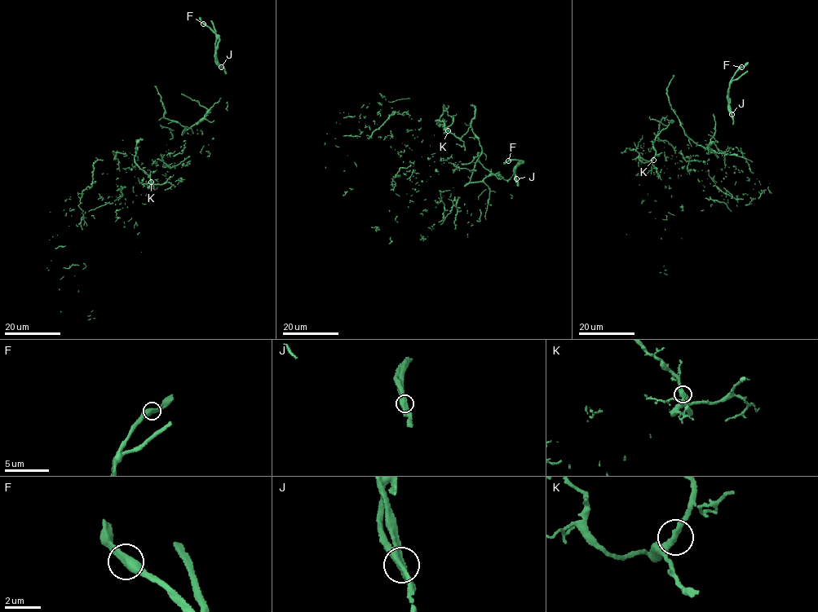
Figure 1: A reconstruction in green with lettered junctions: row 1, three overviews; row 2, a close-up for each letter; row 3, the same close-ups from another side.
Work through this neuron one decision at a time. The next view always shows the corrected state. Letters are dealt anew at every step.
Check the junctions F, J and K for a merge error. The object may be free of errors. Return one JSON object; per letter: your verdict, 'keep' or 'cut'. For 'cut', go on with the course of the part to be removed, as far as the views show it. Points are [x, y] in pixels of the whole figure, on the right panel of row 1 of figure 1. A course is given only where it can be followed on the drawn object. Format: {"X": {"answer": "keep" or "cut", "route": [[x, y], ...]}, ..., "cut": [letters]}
{"F": {"answer": "keep"}, "J": {"answer": "cut", "route": [[731, 114], [728, 109], [729, 84], [740, 68], [748, 62]]}, "K": {"answer": "keep"}, "cut": ["J"]}

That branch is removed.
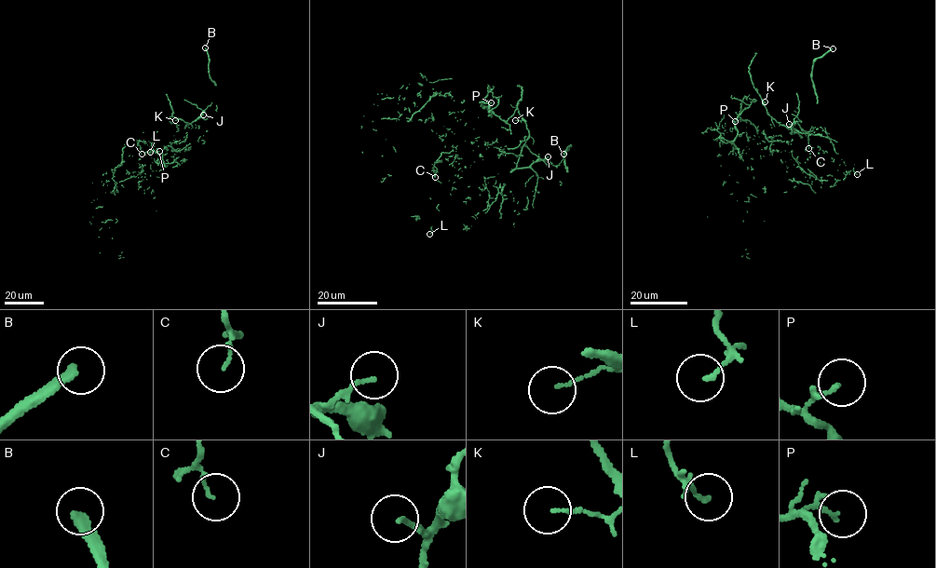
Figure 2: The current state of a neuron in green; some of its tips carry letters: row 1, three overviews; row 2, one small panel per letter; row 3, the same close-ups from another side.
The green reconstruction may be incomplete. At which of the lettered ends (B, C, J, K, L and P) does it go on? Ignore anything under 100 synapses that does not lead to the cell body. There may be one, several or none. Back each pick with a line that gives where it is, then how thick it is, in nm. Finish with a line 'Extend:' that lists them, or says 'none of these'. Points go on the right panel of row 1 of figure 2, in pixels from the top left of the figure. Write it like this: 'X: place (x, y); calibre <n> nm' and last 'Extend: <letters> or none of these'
B: place (833, 48); calibre 300 nm
Extend: B

